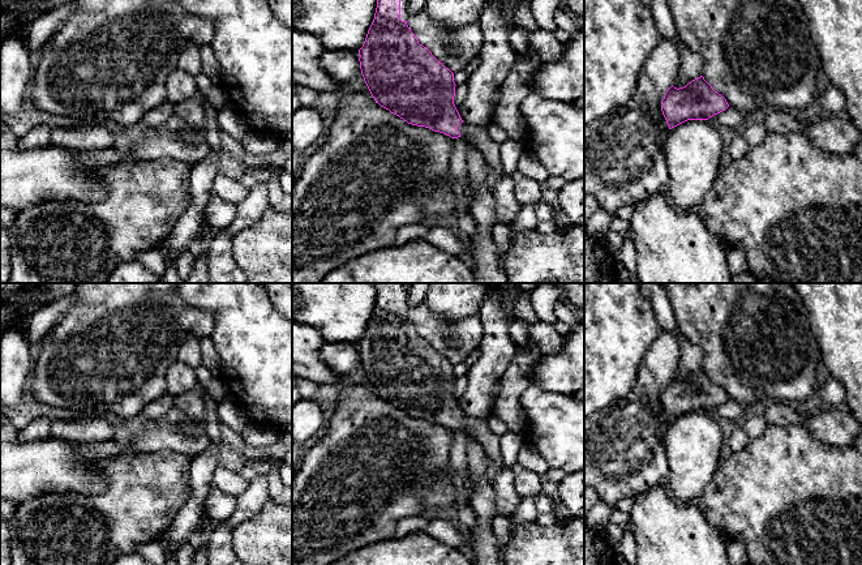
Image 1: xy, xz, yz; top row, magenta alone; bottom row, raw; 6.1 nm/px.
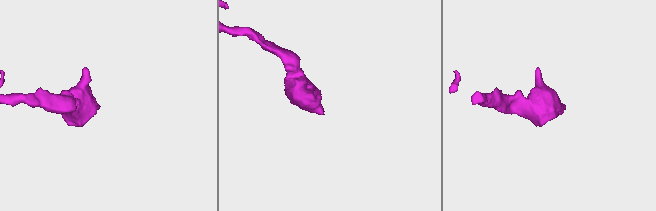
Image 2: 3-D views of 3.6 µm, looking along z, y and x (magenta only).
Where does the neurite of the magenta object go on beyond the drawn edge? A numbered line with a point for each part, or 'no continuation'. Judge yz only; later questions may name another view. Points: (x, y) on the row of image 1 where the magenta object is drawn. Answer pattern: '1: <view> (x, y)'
no continuation

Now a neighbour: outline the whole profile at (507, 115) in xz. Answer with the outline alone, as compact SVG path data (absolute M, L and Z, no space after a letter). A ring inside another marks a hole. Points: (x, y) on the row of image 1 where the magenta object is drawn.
M532 47L518 52L516 60L501 87L493 114L493 123L503 128L509 138L522 146L528 138L527 123L520 111L523 99L531 91L526 77L532 74L541 64L541 57Z

